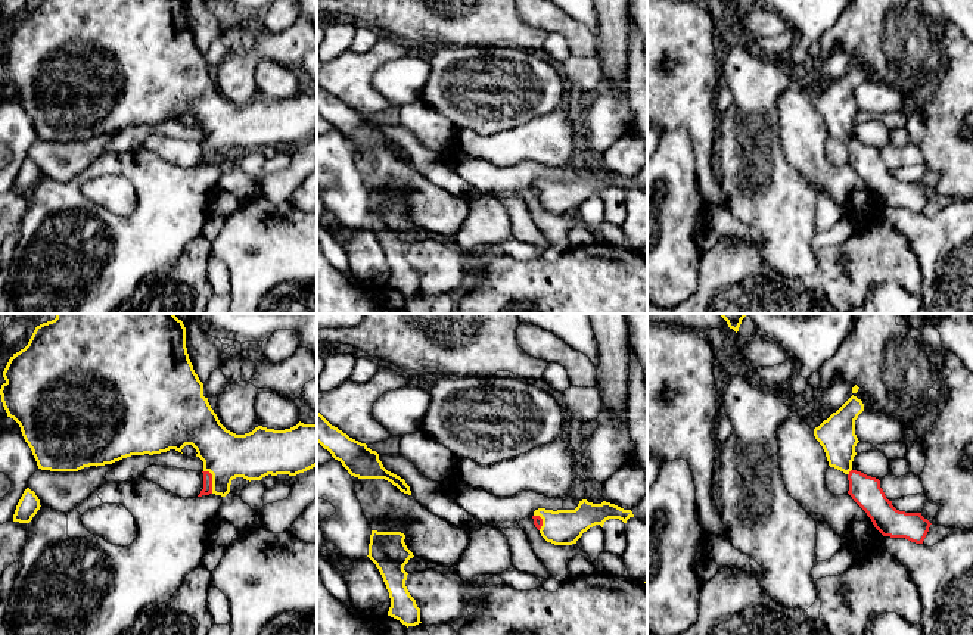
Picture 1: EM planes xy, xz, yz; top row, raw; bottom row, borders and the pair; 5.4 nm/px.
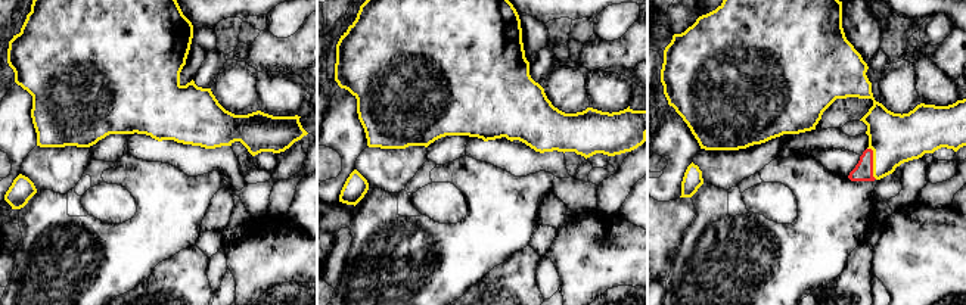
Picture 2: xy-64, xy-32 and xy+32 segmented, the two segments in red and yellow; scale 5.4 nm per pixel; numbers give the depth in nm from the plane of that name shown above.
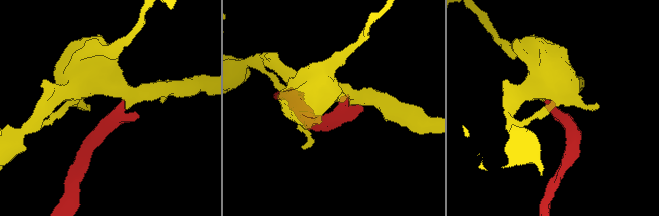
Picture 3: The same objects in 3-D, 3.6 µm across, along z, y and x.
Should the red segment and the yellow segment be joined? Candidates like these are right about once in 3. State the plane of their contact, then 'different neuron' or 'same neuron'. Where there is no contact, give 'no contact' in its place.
meets red in xy; same neuron

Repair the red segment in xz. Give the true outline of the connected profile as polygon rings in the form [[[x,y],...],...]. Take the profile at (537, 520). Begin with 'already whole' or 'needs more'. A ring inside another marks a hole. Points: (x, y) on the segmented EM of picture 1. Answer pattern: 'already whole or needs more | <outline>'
needs more | [[[587,499],[579,501],[575,510],[545,510],[538,508],[534,511],[534,525],[541,536],[554,545],[572,545],[590,527],[600,525],[609,519],[619,519],[624,523],[634,517],[631,510],[624,510],[615,504],[603,501],[593,504]]]

